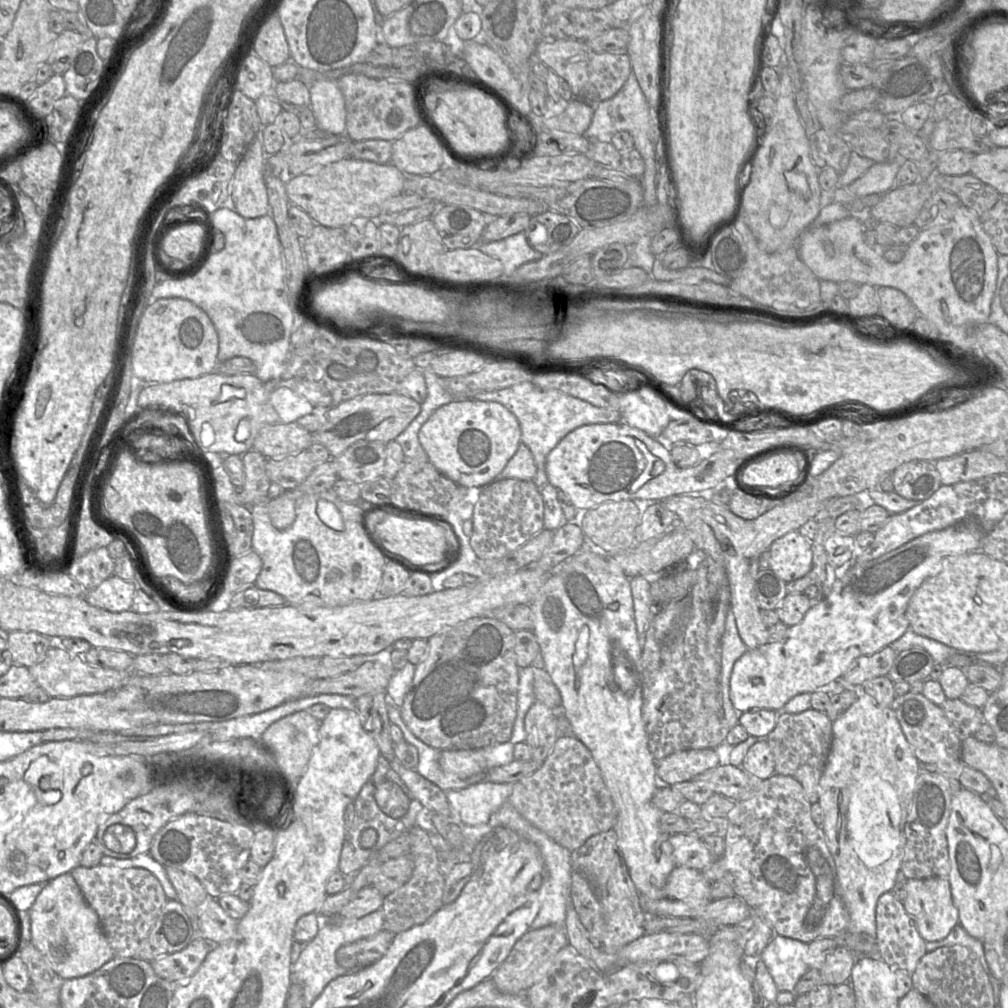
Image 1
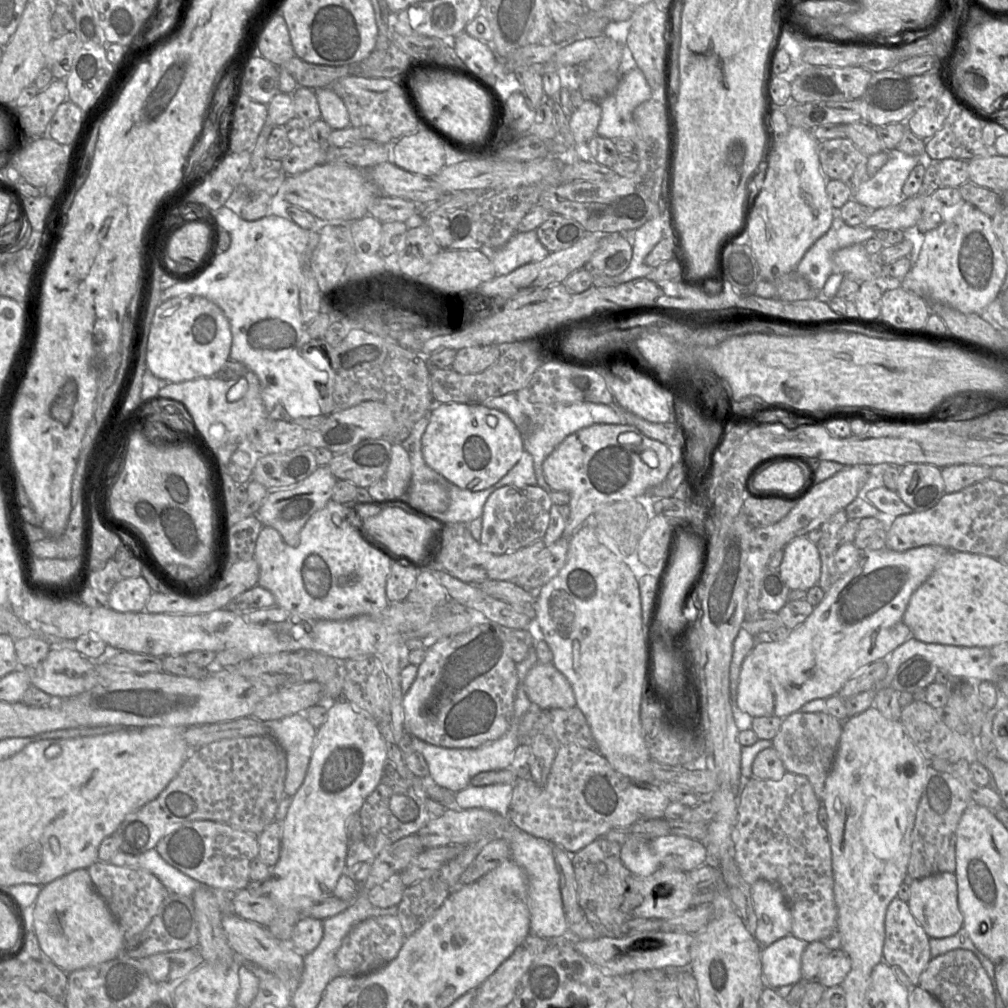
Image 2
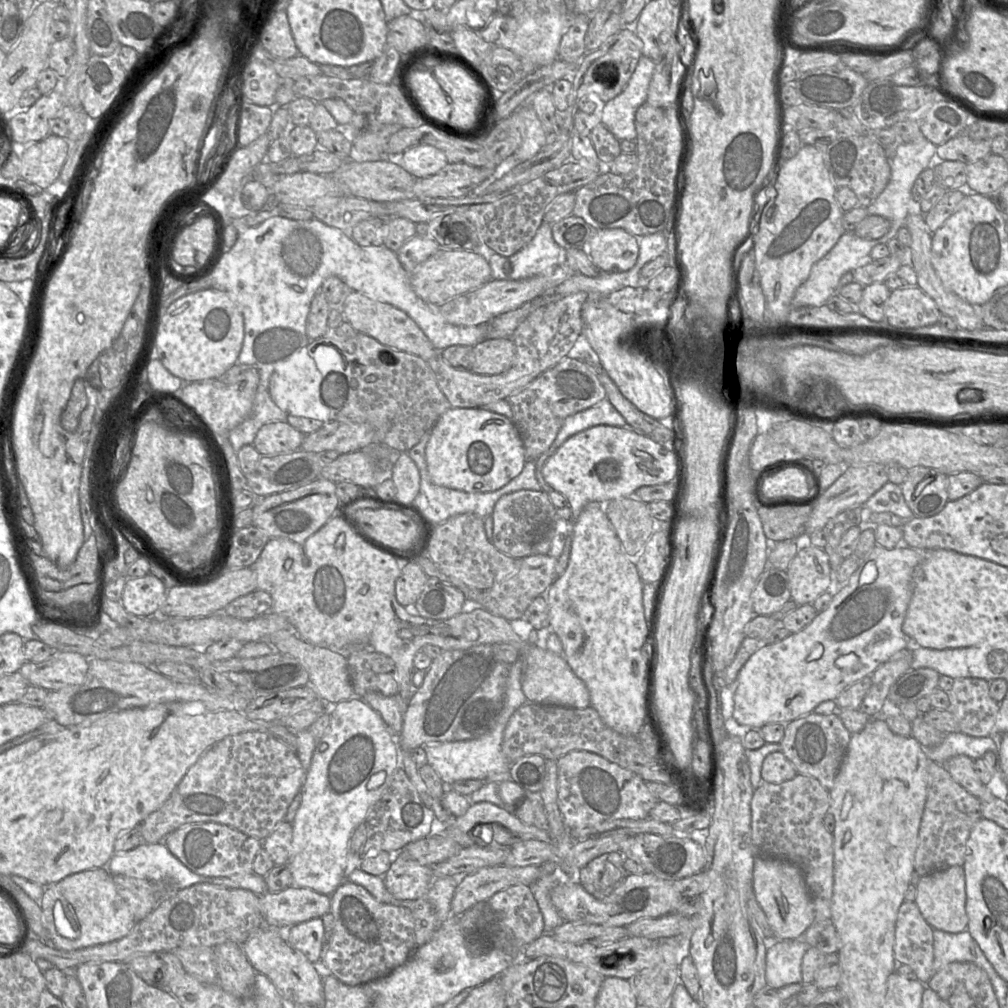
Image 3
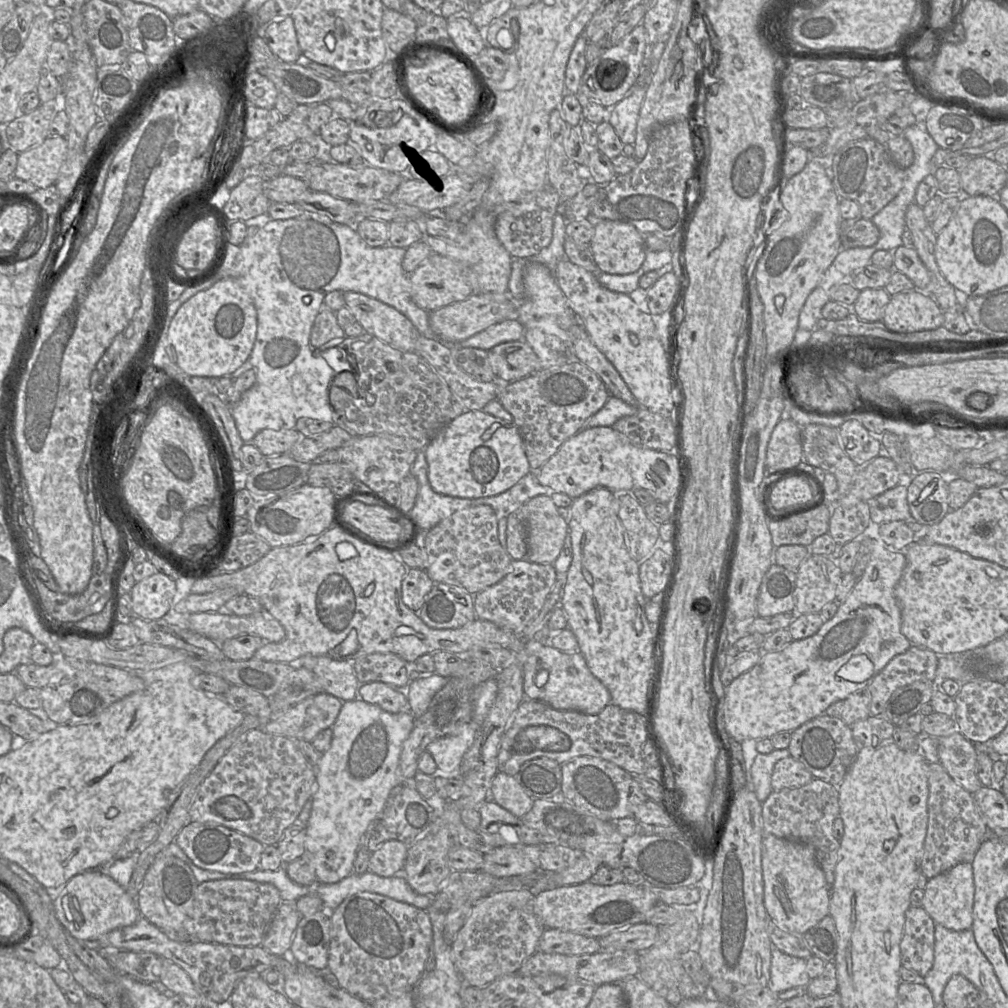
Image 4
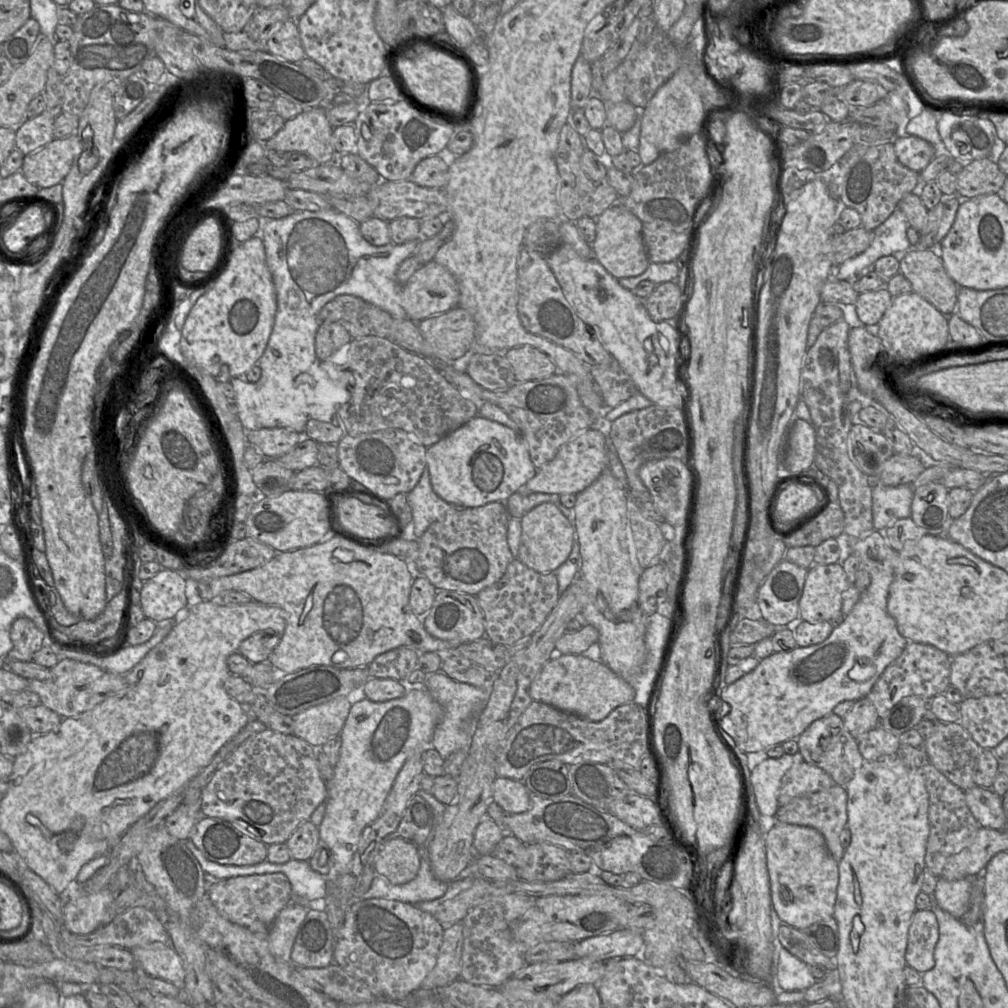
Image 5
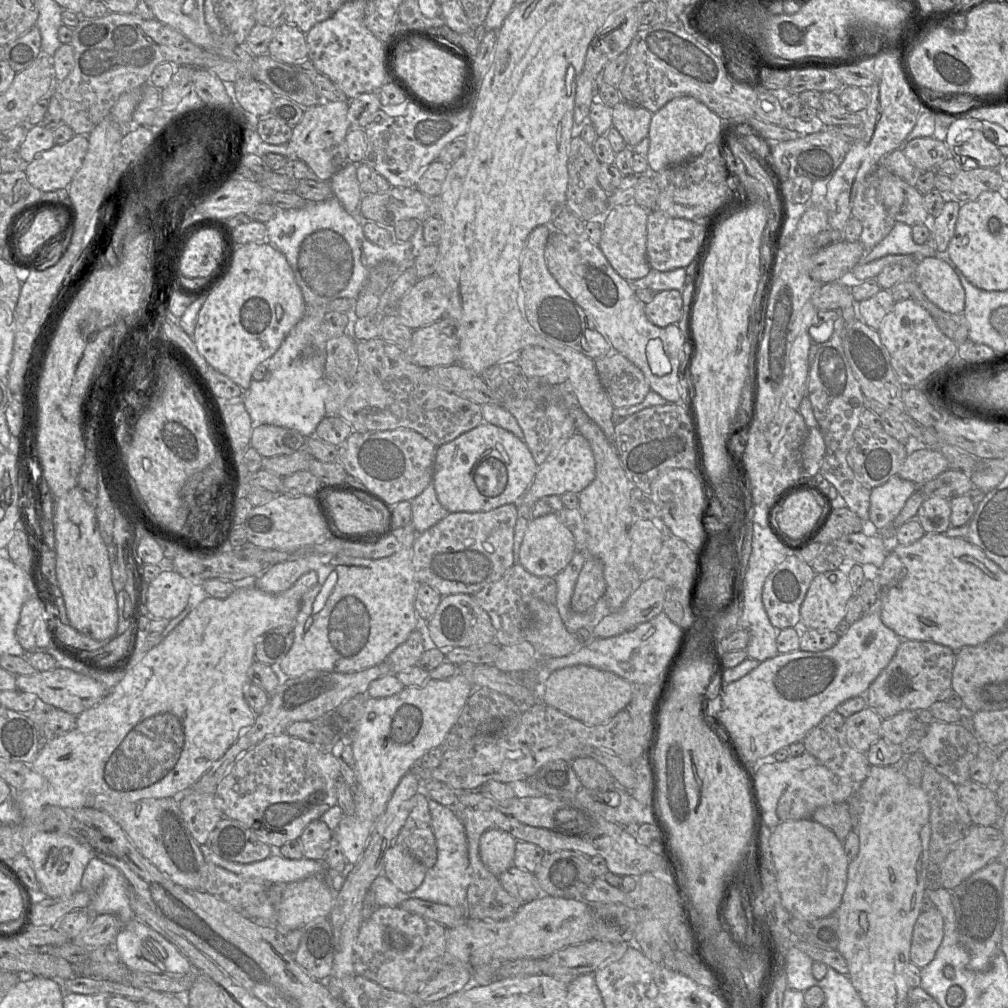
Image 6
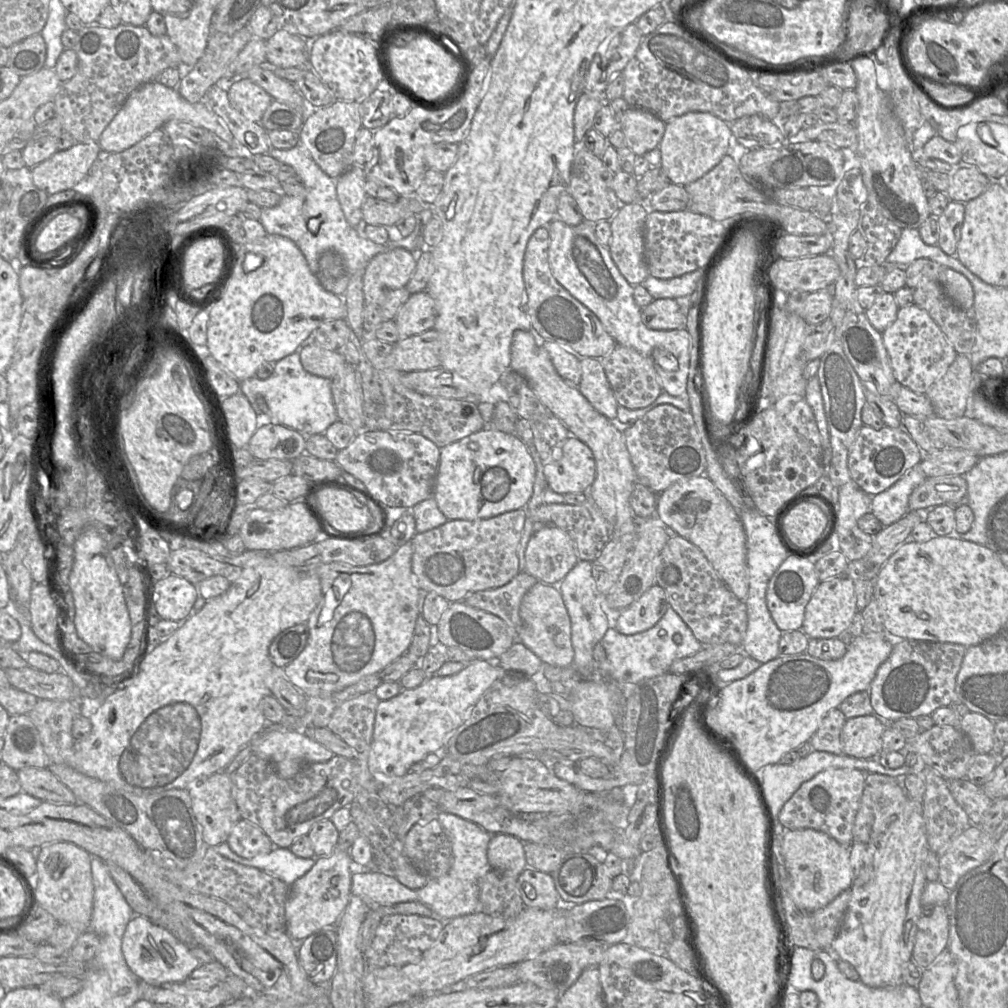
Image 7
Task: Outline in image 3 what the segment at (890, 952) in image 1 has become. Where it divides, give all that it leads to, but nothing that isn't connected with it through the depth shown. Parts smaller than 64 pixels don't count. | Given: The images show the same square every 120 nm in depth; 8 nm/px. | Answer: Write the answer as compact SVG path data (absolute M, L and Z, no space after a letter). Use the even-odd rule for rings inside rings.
M903 902L898 910L896 920L895 943L893 947L894 958L899 963L911 967L916 975L916 979L926 985L935 973L933 970L933 942L933 928L924 919L916 903Z

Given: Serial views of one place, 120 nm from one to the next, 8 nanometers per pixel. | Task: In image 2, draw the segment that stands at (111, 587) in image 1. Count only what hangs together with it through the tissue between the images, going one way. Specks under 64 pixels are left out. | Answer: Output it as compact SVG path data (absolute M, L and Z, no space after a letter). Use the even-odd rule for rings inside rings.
M141 575L123 578L108 594L108 607L117 612L141 612L152 594L152 590Z

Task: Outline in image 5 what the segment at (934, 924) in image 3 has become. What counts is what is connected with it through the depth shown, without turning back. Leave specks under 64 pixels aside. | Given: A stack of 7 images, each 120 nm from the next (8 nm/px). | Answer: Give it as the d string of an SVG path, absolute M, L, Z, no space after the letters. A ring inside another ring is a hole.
M939 877L933 893L939 907L961 919L970 906L972 881L972 878L951 881Z

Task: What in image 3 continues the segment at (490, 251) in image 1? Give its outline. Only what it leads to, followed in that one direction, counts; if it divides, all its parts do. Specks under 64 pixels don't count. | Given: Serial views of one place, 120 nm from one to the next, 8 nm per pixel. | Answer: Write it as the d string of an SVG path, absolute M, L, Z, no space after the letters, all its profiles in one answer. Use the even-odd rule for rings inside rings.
M542 223L533 239L510 257L487 252L491 278L495 280L528 279L562 263L562 254L566 250L562 250L553 240L551 225Z

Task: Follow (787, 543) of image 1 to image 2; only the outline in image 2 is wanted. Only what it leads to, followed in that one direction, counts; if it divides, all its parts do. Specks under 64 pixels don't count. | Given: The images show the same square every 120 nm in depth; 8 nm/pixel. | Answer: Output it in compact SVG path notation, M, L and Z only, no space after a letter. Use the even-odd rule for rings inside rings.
M799 536L784 548L778 571L790 590L808 591L818 585L821 576L821 559L817 544L807 536Z

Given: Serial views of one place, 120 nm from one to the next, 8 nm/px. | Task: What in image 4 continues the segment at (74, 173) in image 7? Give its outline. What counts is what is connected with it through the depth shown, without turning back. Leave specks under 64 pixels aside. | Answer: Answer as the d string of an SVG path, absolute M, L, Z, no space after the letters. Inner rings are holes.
M49 136L42 143L18 154L14 177L44 189L54 185L67 158L65 137Z

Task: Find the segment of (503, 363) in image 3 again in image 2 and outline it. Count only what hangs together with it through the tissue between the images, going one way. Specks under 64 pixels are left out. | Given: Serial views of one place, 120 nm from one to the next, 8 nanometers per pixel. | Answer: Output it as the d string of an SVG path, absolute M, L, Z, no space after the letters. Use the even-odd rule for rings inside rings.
M499 345L462 348L457 351L450 368L459 374L477 374L490 367L499 356Z

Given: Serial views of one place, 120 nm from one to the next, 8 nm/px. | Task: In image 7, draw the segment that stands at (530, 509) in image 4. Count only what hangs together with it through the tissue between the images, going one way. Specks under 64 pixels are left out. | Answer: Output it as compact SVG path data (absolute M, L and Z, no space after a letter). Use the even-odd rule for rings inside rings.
M545 525L529 539L524 571L541 583L557 586L578 560L575 544L568 533Z

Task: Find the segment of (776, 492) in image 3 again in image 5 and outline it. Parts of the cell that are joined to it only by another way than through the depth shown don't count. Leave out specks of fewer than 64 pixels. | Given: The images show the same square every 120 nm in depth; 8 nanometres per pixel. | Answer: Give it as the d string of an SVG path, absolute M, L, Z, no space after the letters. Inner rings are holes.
M790 484L777 499L775 517L780 526L793 527L807 518L816 507L817 501L812 489Z

